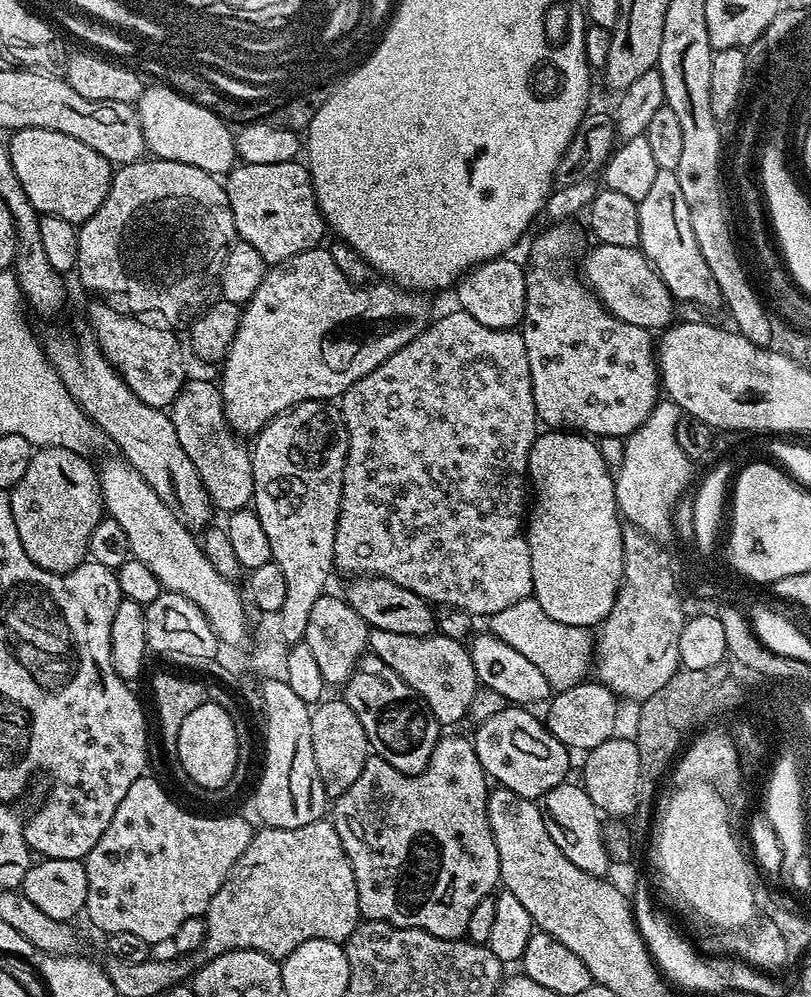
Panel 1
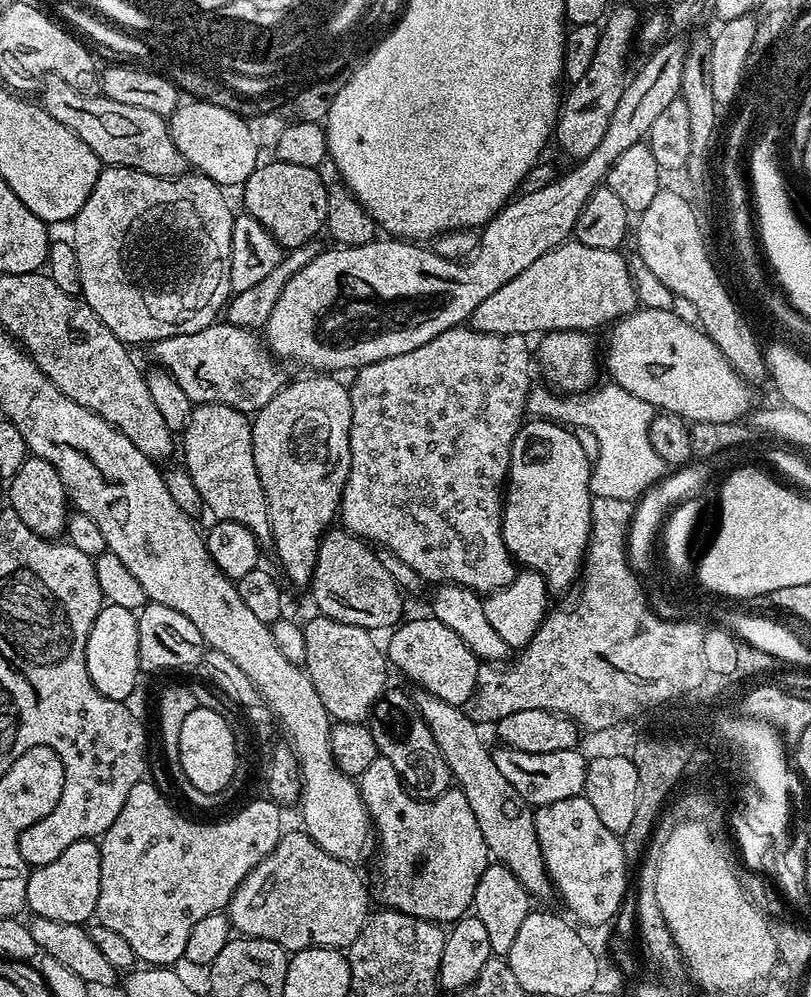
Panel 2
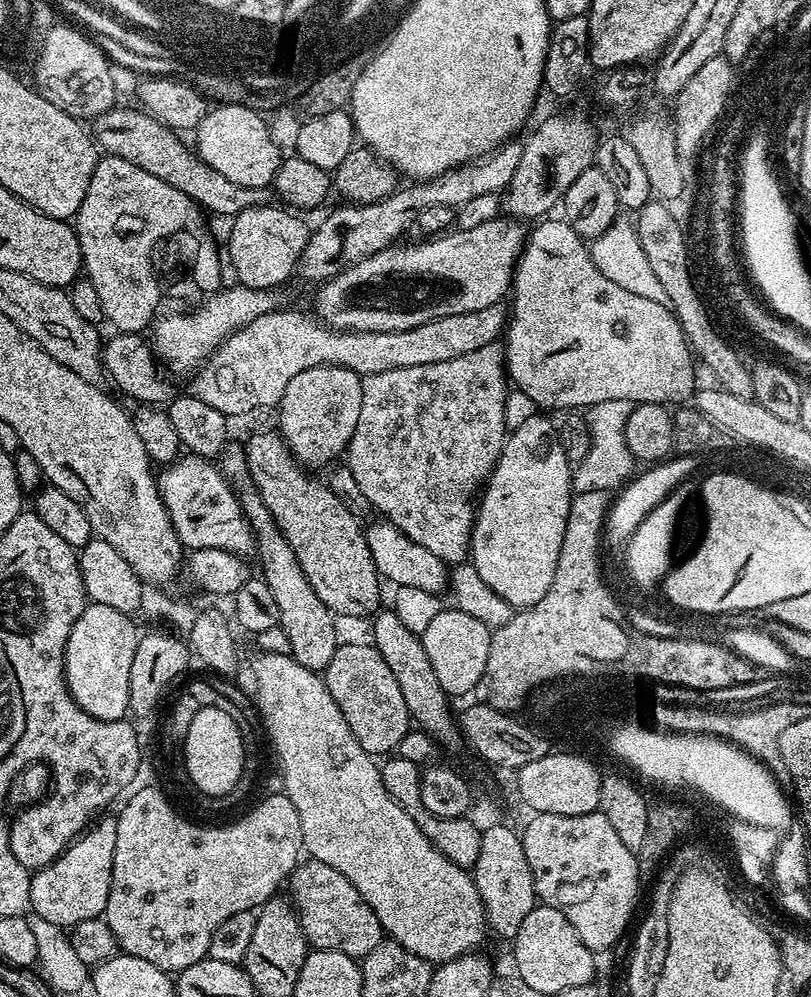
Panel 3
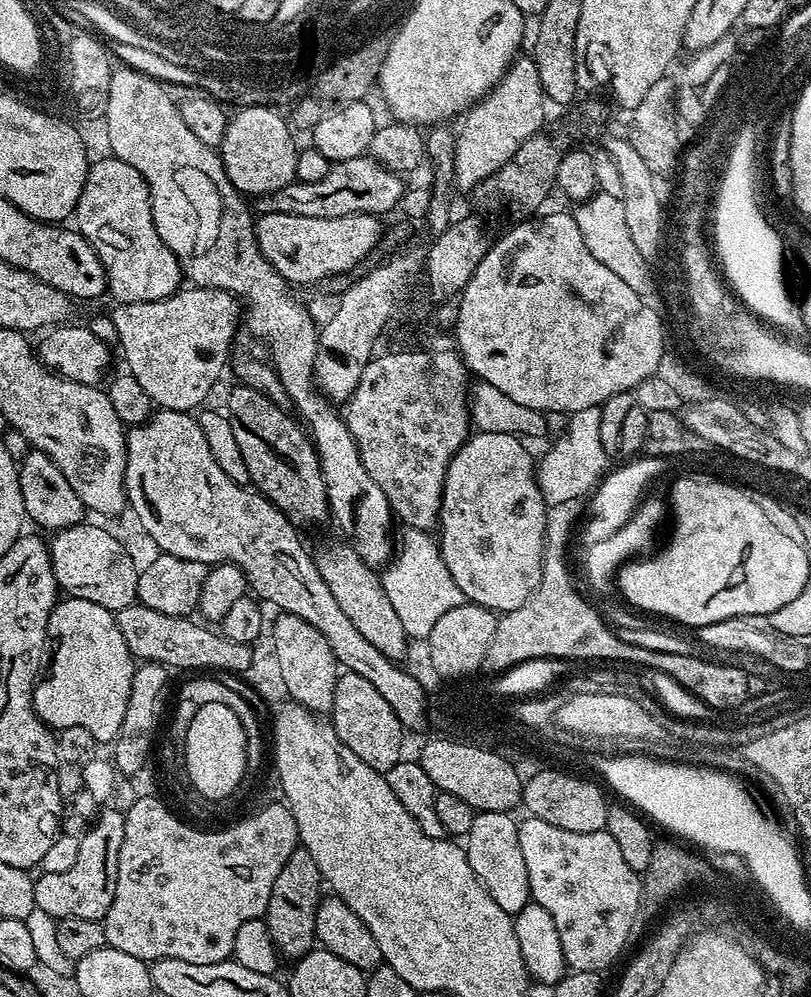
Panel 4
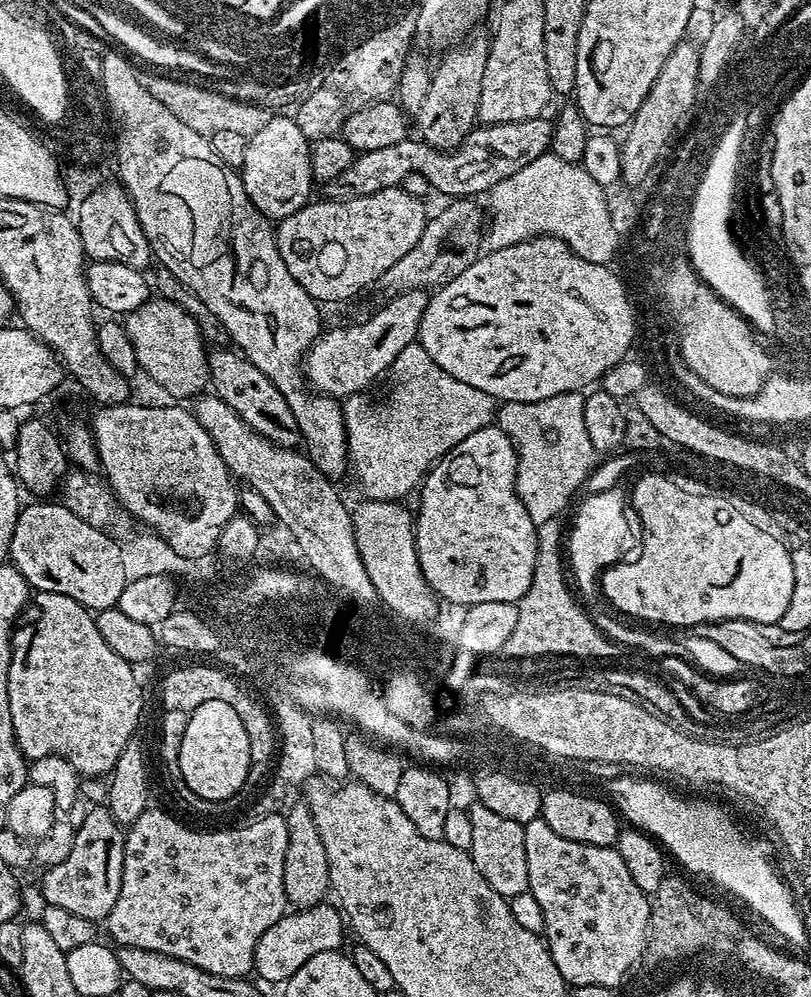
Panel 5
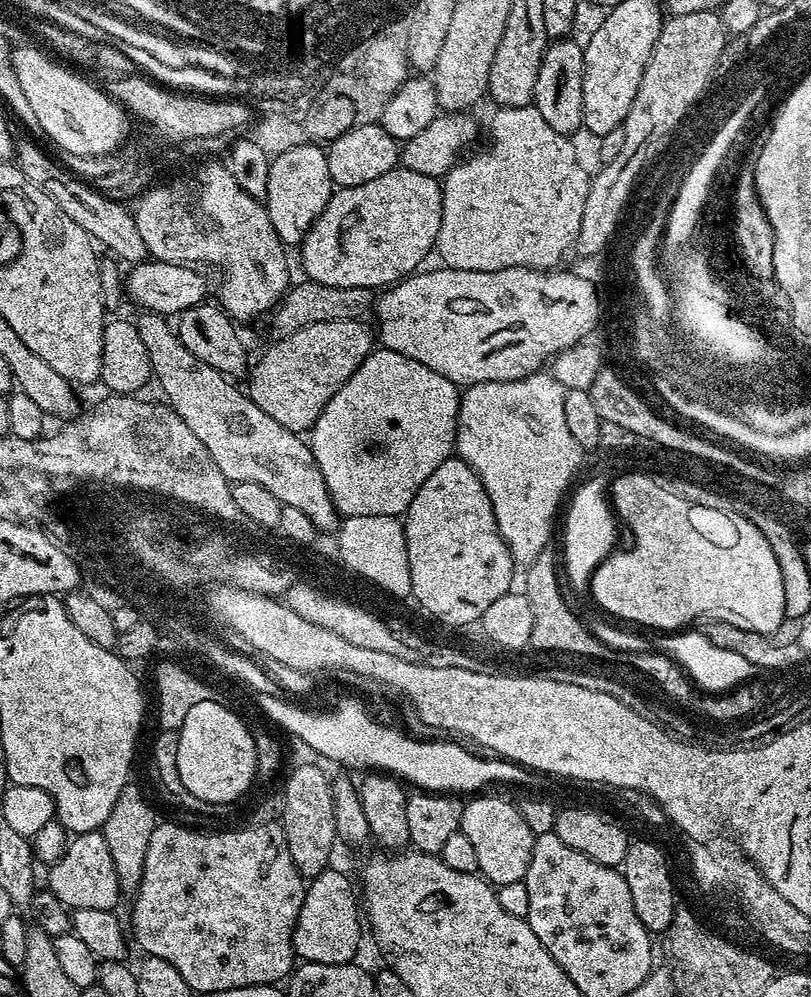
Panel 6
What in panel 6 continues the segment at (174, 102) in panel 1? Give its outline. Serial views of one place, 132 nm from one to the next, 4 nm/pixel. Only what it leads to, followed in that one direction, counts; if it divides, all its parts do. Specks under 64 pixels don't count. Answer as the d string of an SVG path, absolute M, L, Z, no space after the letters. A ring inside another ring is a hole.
M316 142L302 143L271 157L263 203L278 238L286 246L299 245L332 197L334 185L330 178L330 166L326 166L327 157L327 151Z

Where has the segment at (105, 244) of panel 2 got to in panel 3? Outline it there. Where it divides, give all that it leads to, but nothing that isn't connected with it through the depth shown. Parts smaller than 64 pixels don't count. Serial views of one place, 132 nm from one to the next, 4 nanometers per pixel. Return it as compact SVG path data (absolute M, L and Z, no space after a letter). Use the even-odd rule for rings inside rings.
M111 154L103 155L97 159L94 174L91 176L90 186L86 190L86 197L82 200L82 206L79 207L74 217L74 227L76 229L76 236L79 238L83 271L86 278L94 286L94 290L98 293L98 300L102 305L104 320L107 323L110 322L115 327L113 329L117 333L130 332L138 334L145 331L144 328L146 326L147 328L149 327L150 316L159 310L160 304L166 303L167 300L194 300L192 302L201 302L221 289L220 256L222 260L222 252L221 249L220 252L216 249L215 242L208 237L208 226L200 215L202 215L202 209L195 200L190 199L186 194L182 194L180 190L170 186L169 183L156 178L148 170L144 170L140 166L135 166L132 162Z

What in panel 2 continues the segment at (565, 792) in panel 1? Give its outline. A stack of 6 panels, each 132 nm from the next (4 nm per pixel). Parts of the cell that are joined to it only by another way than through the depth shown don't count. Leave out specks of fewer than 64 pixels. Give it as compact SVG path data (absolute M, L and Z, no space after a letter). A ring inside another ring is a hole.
M583 794L539 805L532 821L542 846L548 877L558 896L560 892L565 906L584 924L611 925L630 892L630 865L623 854L621 837L606 830L594 806L590 806Z

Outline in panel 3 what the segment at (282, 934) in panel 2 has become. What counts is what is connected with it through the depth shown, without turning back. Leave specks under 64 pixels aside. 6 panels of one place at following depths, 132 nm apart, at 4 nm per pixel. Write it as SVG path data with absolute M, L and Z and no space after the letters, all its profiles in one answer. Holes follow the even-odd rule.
M311 858L296 865L290 877L291 903L300 919L304 939L313 949L321 952L341 952L353 958L363 958L385 939L386 933L378 922L378 914L354 890L354 882L346 874L338 874L334 866L326 866Z

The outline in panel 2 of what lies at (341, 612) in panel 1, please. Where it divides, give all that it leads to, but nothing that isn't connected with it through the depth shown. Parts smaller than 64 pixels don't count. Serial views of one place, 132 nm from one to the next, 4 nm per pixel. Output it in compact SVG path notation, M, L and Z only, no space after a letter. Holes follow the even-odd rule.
M316 614L313 617L309 624L303 625L306 634L303 667L310 682L314 682L314 690L322 698L322 706L326 706L333 721L363 724L389 687L390 665L385 649L376 645L372 637L375 635L367 628L338 622L329 616Z

